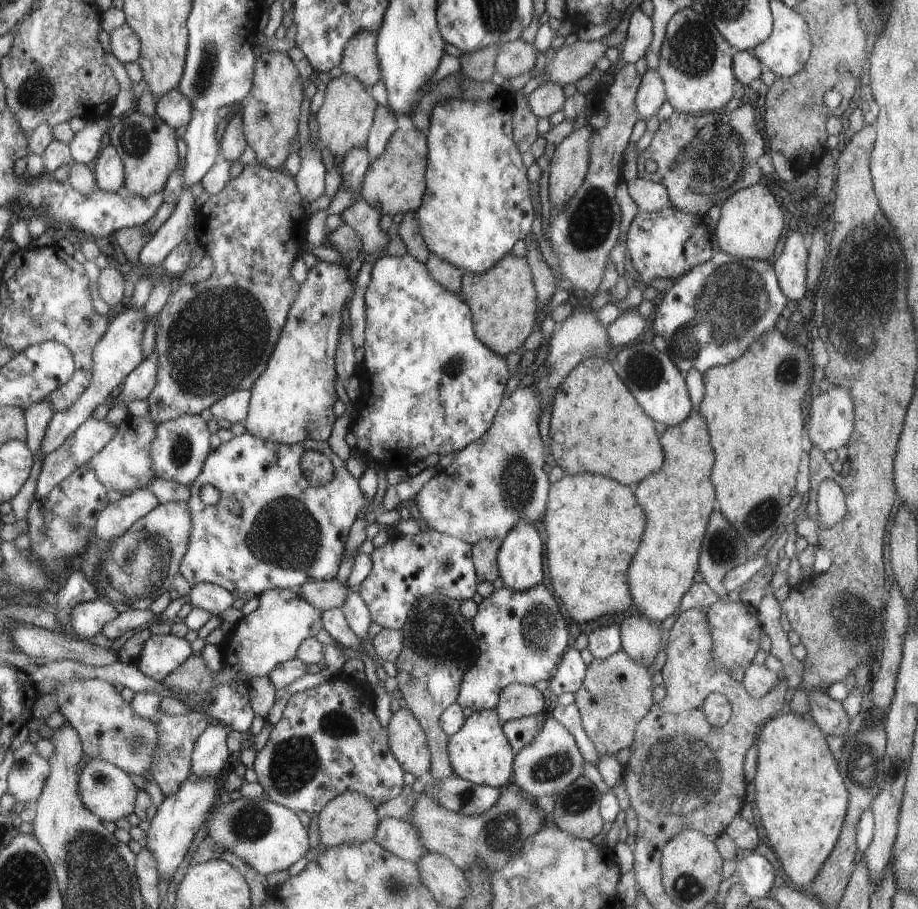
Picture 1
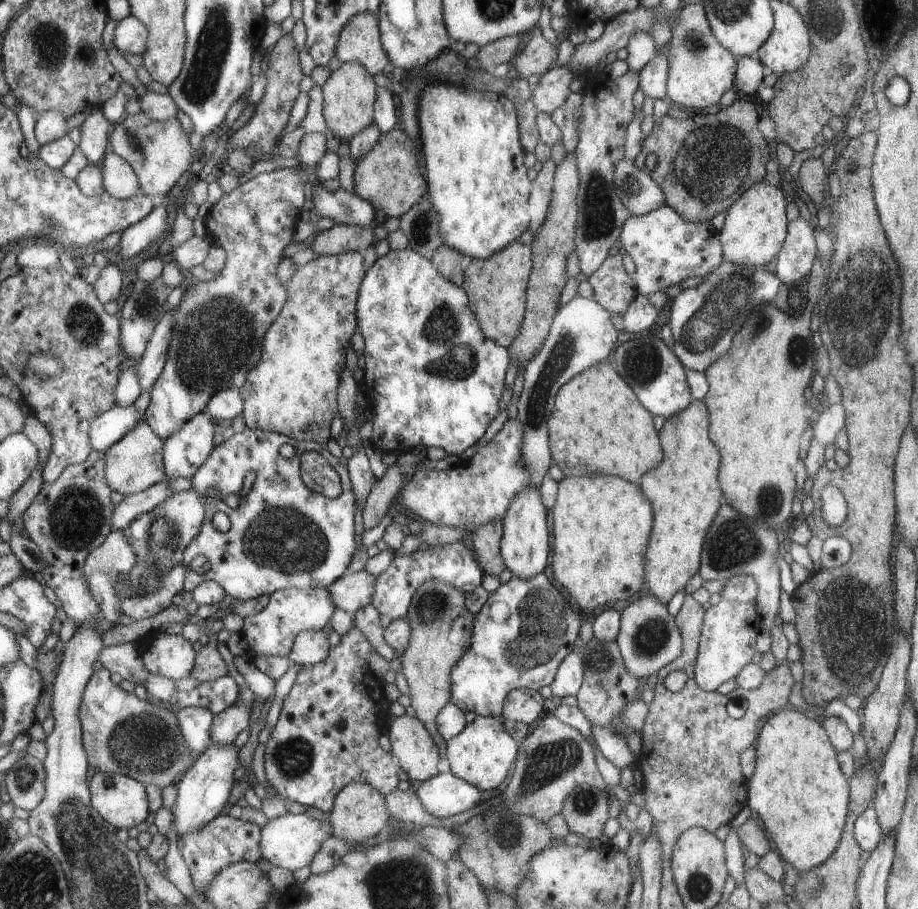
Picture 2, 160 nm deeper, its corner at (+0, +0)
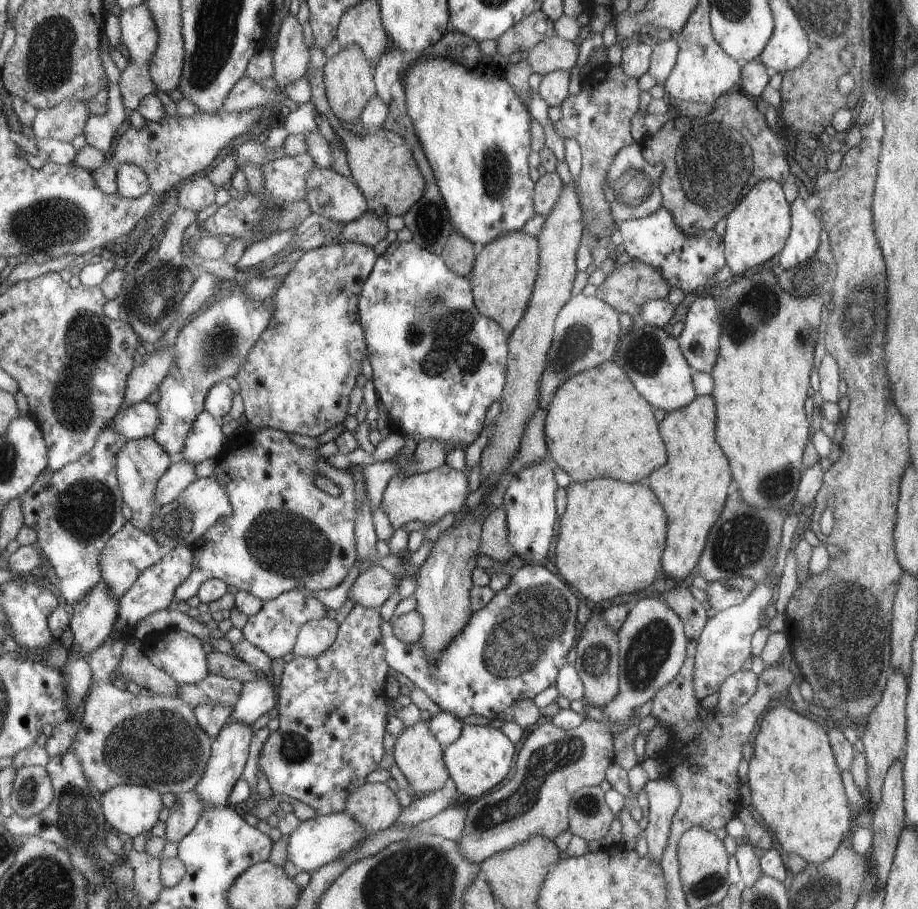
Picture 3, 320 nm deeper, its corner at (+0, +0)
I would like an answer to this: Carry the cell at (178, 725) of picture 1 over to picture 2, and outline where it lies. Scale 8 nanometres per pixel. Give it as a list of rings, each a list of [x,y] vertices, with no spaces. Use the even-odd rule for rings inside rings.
[[[185,707],[177,712],[187,746],[196,760],[212,742],[211,729],[216,714],[203,707]]]

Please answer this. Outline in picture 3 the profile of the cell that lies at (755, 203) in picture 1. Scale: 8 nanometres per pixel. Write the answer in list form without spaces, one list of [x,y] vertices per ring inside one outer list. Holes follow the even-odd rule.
[[[771,179],[756,182],[735,209],[724,218],[726,231],[724,238],[726,261],[733,278],[741,276],[745,270],[761,268],[766,260],[784,248],[789,232],[789,204],[783,196],[781,184]]]

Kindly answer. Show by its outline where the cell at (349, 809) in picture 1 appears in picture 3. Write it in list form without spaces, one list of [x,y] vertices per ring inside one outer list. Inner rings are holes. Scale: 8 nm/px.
[[[365,783],[346,799],[343,813],[351,815],[371,834],[393,826],[400,809],[395,792],[386,783]]]

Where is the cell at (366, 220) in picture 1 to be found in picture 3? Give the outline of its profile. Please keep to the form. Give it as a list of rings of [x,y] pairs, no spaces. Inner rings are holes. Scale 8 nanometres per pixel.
[[[313,165],[313,168],[308,170],[306,190],[304,201],[310,206],[311,213],[345,224],[366,212],[366,202],[362,192],[350,177],[343,176],[337,171]]]

